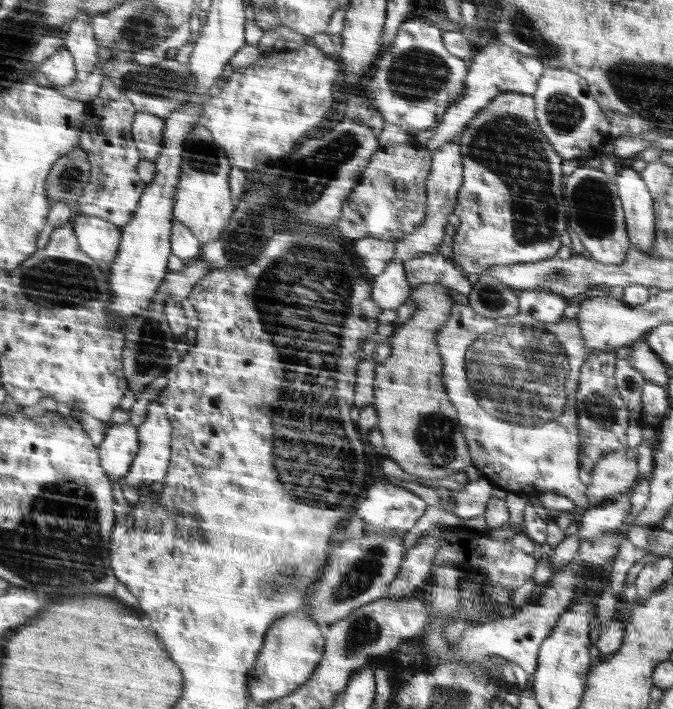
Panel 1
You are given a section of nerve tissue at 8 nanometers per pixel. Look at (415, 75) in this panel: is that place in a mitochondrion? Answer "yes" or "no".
yes

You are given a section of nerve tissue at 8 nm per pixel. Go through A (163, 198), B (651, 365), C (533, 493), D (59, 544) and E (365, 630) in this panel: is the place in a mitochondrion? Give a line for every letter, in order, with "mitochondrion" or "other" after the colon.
A: other
B: other
C: other
D: mitochondrion
E: mitochondrion

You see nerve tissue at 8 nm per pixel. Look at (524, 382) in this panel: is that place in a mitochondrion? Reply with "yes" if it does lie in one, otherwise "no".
yes

